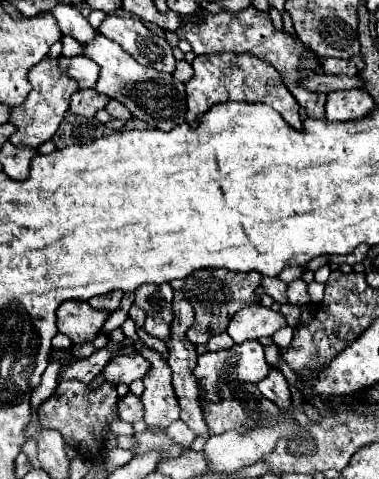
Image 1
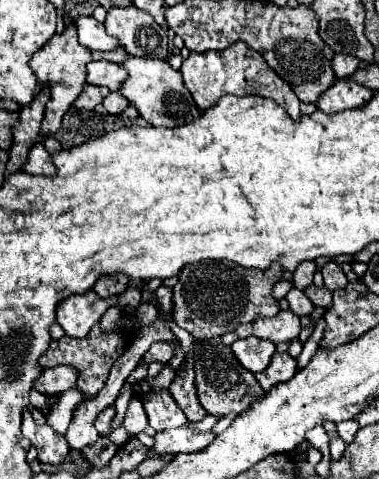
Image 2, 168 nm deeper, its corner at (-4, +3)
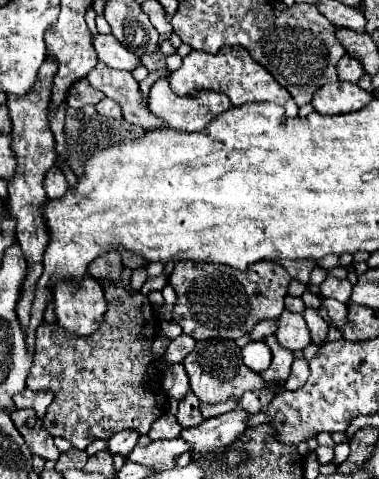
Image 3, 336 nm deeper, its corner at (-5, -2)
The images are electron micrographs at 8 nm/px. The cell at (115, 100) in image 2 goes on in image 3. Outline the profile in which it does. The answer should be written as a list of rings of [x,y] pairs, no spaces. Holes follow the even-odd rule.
[[[104,97],[104,99],[96,105],[96,111],[98,111],[100,115],[104,115],[104,117],[114,117],[114,119],[120,119],[120,117],[122,117],[122,111],[120,111],[118,103],[114,103],[114,101],[108,99],[108,97]]]

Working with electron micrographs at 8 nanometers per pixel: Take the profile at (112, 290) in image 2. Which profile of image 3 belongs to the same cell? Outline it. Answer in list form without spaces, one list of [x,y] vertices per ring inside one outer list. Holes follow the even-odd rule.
[[[108,251],[106,255],[100,255],[98,259],[94,259],[94,263],[90,263],[88,273],[94,275],[96,279],[108,279],[108,281],[116,281],[122,273],[122,259],[118,251]]]

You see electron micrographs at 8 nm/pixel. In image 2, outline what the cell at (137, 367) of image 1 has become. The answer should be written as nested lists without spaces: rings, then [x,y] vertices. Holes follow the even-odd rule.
[[[157,342],[157,344],[153,344],[149,350],[147,350],[147,354],[143,356],[143,364],[151,364],[151,362],[161,362],[161,364],[165,364],[165,362],[169,362],[171,360],[171,356],[173,356],[173,348],[169,346],[169,344],[165,344],[165,342]]]

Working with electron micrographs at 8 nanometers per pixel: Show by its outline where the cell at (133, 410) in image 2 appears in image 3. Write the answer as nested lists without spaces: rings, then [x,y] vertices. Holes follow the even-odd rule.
[[[120,431],[120,433],[114,433],[110,439],[108,439],[108,445],[106,445],[106,451],[110,455],[130,455],[130,451],[134,449],[134,445],[138,443],[138,433],[136,431]]]

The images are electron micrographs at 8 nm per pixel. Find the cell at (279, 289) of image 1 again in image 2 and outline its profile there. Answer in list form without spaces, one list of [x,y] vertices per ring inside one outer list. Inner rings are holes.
[[[291,288],[287,292],[287,302],[289,302],[289,308],[297,314],[297,316],[309,316],[313,312],[313,304],[309,302],[309,298],[299,290],[299,288]]]

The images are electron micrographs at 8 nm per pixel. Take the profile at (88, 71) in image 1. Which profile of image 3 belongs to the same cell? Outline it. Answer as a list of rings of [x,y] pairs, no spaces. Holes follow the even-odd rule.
[[[98,63],[94,71],[90,71],[88,81],[94,89],[102,91],[106,97],[114,99],[122,105],[122,117],[140,127],[142,131],[154,131],[162,129],[166,123],[158,119],[158,115],[152,115],[148,109],[148,101],[142,99],[138,81],[130,75],[130,71],[118,71],[104,67],[104,63]]]

